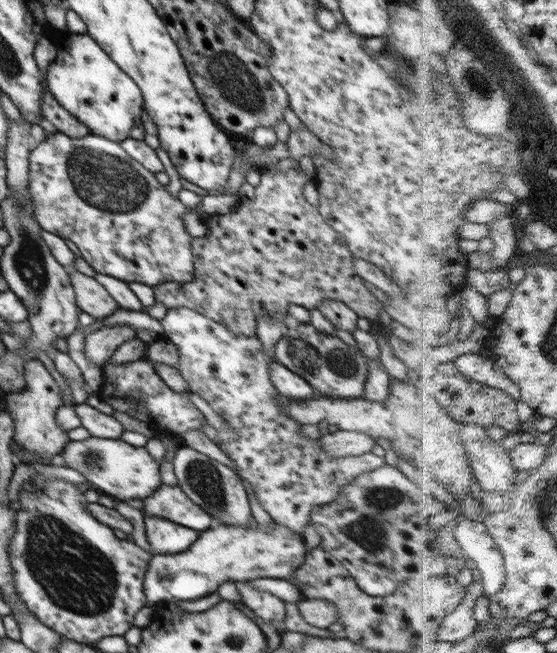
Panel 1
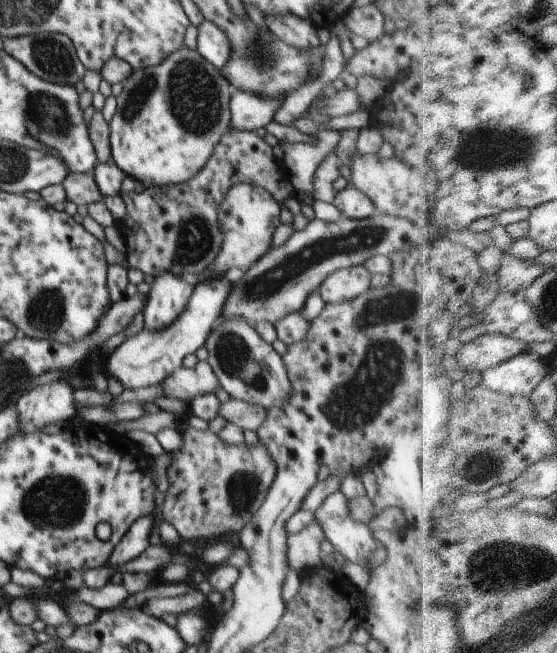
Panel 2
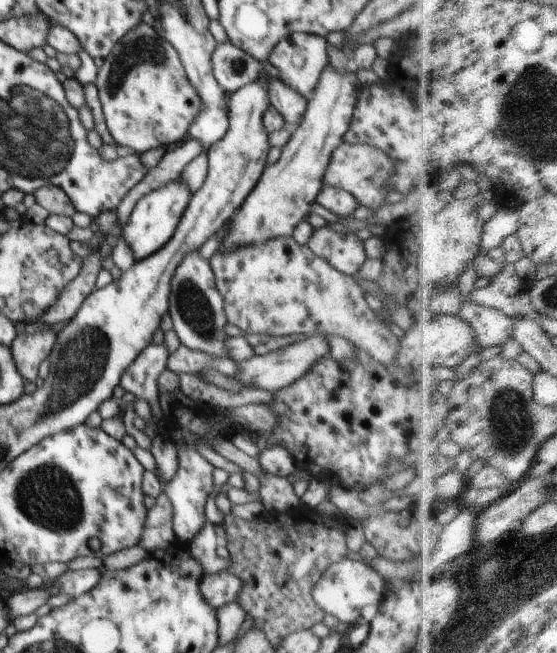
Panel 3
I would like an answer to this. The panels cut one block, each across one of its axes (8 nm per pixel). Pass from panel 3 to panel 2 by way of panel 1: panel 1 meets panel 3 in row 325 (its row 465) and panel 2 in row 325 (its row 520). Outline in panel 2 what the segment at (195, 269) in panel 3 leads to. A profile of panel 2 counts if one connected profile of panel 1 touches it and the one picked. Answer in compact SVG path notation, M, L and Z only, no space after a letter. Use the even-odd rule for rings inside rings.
M223 318L210 330L204 347L208 351L208 364L218 378L218 384L231 398L256 404L264 410L282 408L290 400L292 384L286 374L282 356L264 342L255 328L244 318Z

